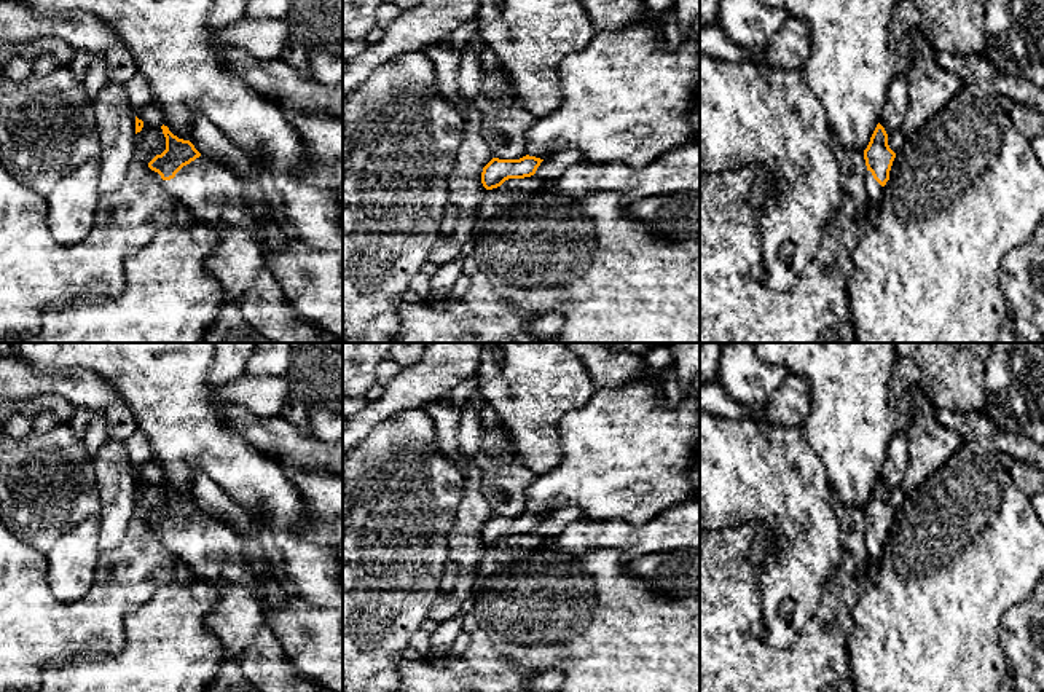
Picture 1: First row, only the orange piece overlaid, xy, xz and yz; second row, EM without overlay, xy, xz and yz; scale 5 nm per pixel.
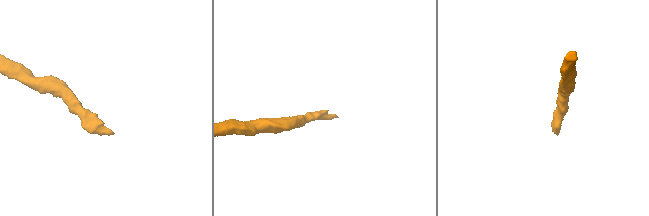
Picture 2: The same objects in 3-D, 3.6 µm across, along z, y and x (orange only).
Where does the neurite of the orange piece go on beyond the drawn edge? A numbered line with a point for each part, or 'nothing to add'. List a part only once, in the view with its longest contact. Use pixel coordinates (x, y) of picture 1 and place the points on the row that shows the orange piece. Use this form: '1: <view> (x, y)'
1: xy (208, 188)

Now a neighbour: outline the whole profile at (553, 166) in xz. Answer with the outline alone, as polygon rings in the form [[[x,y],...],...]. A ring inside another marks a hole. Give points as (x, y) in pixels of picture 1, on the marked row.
[[[561,150],[547,156],[536,171],[536,177],[544,180],[553,180],[563,175],[563,172],[574,164],[585,163],[582,153]]]

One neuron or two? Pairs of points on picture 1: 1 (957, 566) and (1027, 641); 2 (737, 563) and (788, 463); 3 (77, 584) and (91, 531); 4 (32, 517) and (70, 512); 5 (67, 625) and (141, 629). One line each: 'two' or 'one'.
1: two
2: two
3: one
4: one
5: two

